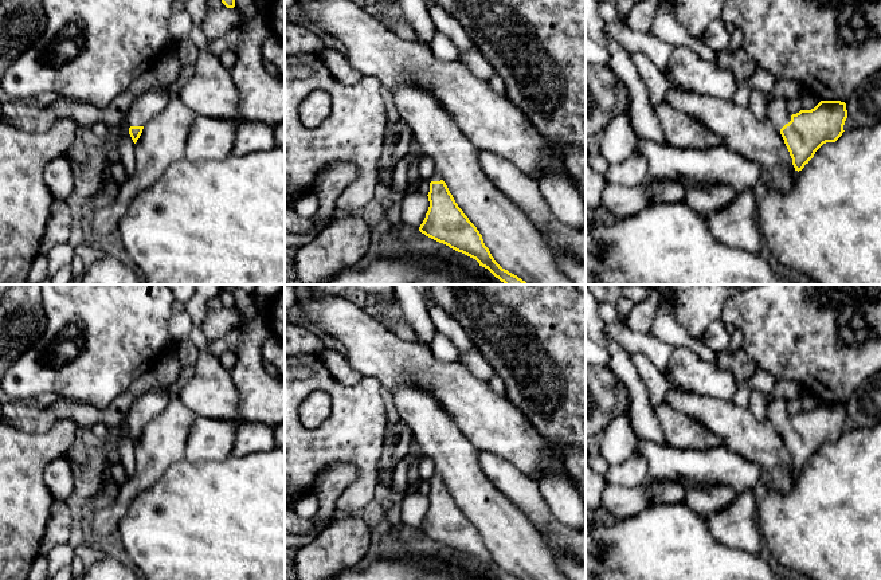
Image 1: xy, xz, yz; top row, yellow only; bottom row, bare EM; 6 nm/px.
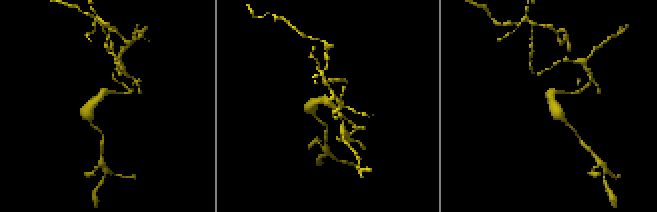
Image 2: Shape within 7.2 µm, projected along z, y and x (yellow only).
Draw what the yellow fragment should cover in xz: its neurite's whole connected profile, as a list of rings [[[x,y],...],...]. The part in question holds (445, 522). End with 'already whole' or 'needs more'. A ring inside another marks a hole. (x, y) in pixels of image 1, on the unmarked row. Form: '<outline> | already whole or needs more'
[[[442,477],[430,479],[430,508],[419,532],[426,537],[475,560],[498,580],[521,580],[502,569],[485,546],[482,536],[455,503]]] | needs more

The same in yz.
[[[783,399],[768,401],[767,419],[780,432],[799,473],[823,444],[842,436],[847,411],[845,403],[821,401],[814,409],[791,416],[786,403]]] | needs more

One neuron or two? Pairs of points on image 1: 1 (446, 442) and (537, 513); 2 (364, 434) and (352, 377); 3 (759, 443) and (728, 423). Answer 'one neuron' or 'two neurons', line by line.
1: two neurons
2: two neurons
3: one neuron

